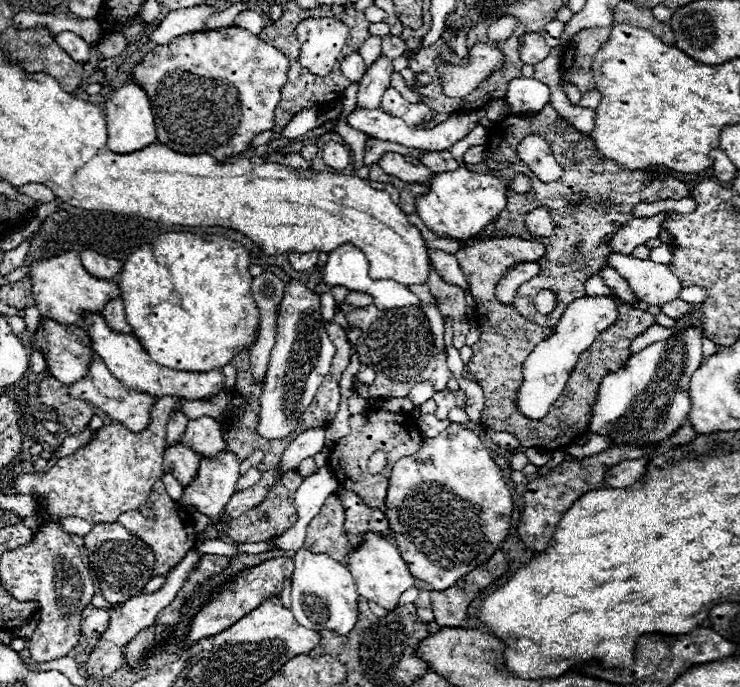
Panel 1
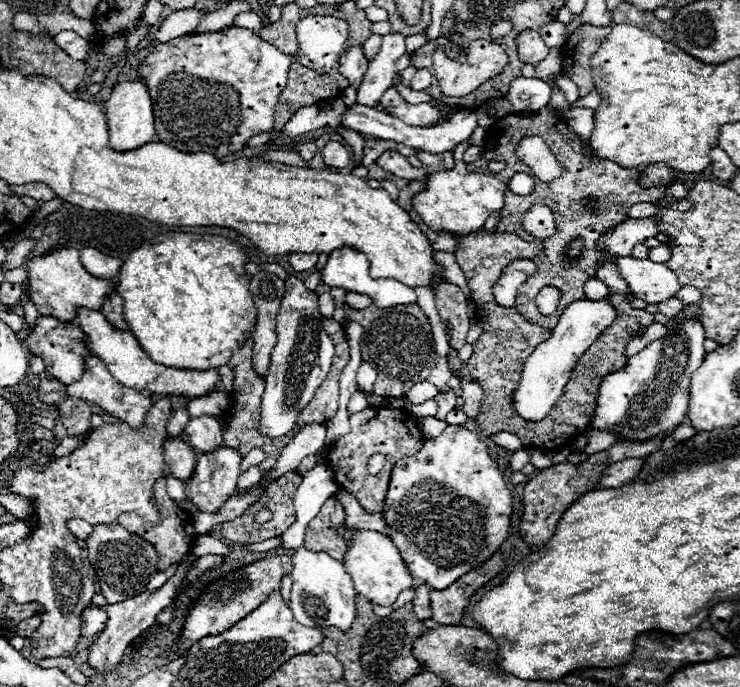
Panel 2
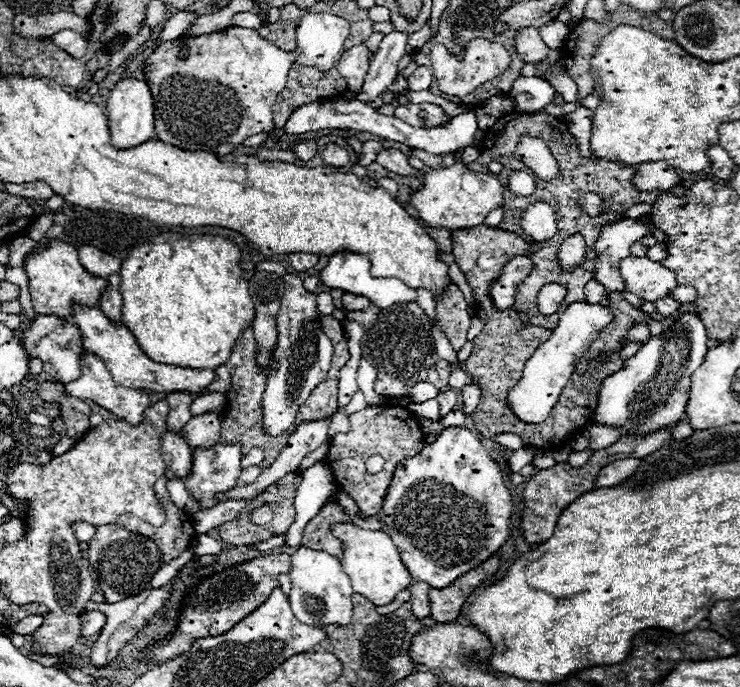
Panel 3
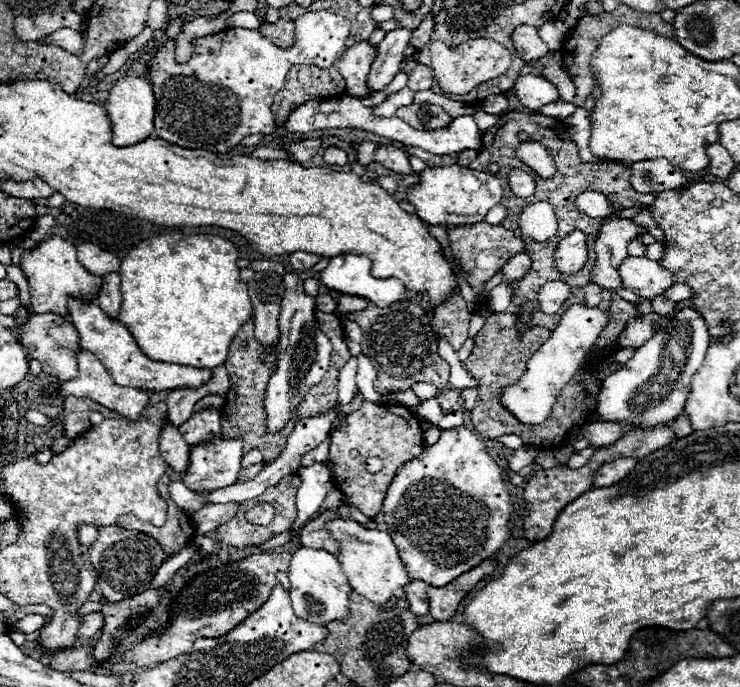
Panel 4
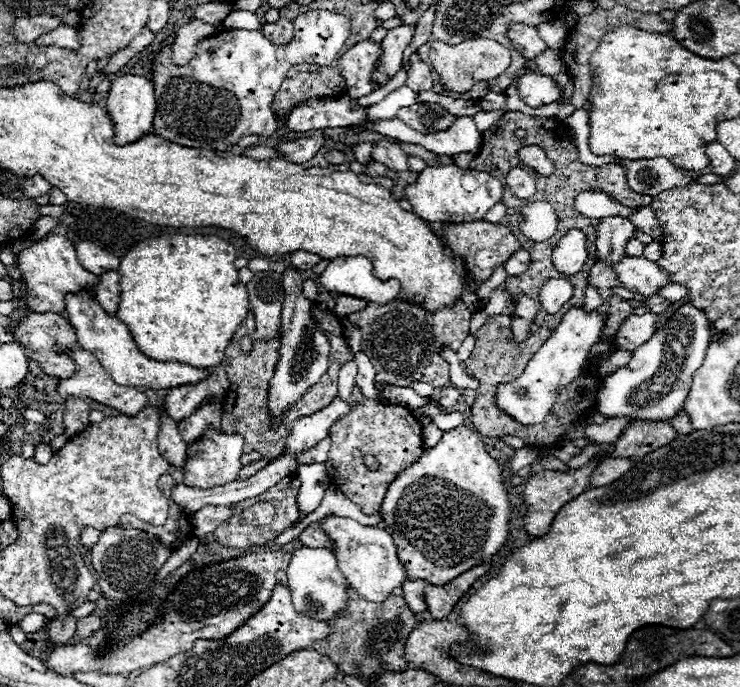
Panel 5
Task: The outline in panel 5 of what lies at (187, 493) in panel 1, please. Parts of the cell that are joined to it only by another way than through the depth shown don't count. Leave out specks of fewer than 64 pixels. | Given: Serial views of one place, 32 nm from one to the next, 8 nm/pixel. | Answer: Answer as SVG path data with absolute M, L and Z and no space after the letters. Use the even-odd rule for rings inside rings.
M208 428L202 438L188 444L186 464L184 464L184 484L192 488L212 488L238 480L238 472L242 468L240 458L244 454L242 446L244 438L240 434L224 434L222 430Z

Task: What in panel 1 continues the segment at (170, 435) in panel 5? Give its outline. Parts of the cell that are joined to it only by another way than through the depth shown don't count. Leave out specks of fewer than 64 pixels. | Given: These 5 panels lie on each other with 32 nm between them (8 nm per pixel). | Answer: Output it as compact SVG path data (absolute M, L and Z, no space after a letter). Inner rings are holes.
M178 442L174 446L166 446L166 450L164 450L166 468L184 486L188 486L194 480L194 476L198 472L198 464L200 464L198 460L200 460L200 456L196 452L192 452L188 446L184 446L182 442Z

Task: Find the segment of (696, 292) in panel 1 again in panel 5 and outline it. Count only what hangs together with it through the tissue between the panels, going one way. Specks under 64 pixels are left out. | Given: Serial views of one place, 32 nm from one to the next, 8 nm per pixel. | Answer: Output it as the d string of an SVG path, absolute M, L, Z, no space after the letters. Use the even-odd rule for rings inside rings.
M672 282L672 284L666 284L666 288L662 288L662 292L658 296L662 296L664 300L670 300L670 302L676 302L676 300L686 298L688 292L686 292L686 288L682 284Z

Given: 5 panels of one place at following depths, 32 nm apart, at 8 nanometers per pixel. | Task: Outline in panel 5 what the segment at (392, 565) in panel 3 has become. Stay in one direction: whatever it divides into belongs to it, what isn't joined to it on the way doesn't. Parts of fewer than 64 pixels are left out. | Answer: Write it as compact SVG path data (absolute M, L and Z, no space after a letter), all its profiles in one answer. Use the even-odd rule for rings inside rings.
M328 516L322 522L322 530L330 536L334 544L334 556L338 560L340 572L346 576L346 582L370 602L382 602L388 594L398 592L406 580L406 572L398 560L394 538L388 530L380 526L362 526L352 518Z

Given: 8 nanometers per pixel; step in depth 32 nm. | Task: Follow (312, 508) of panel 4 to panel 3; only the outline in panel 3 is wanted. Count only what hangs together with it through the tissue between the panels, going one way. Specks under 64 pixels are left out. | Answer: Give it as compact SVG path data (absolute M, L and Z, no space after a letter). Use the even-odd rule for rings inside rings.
M322 462L302 470L300 476L302 476L302 484L296 490L296 500L294 500L296 520L286 532L286 544L296 546L296 548L302 544L304 526L320 512L320 508L324 506L330 492L338 490L330 468Z

